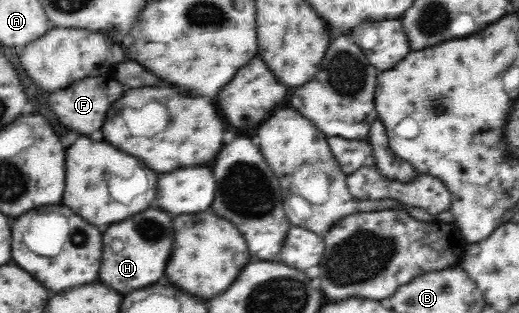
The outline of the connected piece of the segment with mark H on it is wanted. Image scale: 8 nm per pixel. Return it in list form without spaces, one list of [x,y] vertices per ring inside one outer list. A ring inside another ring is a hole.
[[[146,209],[144,215],[138,213],[126,221],[110,225],[106,229],[106,247],[102,257],[100,281],[122,293],[130,293],[132,289],[140,289],[162,279],[162,275],[166,273],[174,241],[170,233],[174,233],[172,217],[162,209]],[[142,229],[144,229],[144,239],[142,239]],[[120,241],[124,243],[124,247],[120,247]]]

